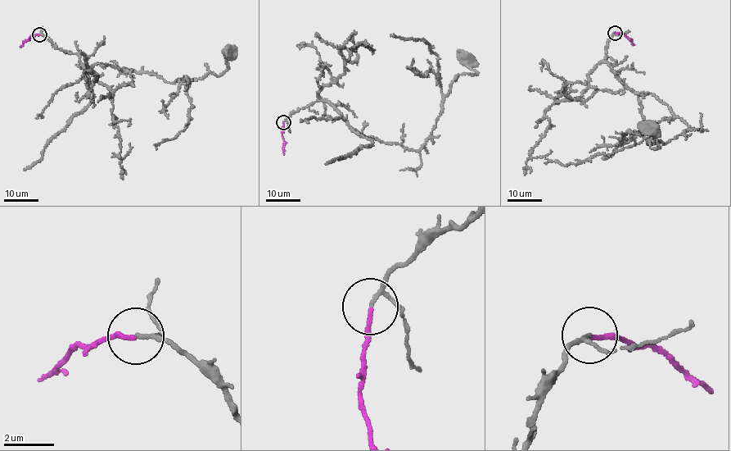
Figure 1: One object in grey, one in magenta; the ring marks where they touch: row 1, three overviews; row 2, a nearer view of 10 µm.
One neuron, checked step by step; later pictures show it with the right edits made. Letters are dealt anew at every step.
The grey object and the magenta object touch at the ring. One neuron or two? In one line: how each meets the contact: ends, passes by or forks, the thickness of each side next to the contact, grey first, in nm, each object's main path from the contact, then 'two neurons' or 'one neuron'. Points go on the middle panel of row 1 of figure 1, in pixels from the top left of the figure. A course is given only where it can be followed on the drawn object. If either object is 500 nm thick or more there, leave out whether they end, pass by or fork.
grey passes by; magenta ends there; 110 nm thick on the grey side, 150 nm on the other; grey runs (283, 122), (300, 109), (324, 101), (364, 135), (420, 149), (458, 74), (476, 72), (469, 67), (467, 60); magenta runs (283, 122), (283, 154); one neuron

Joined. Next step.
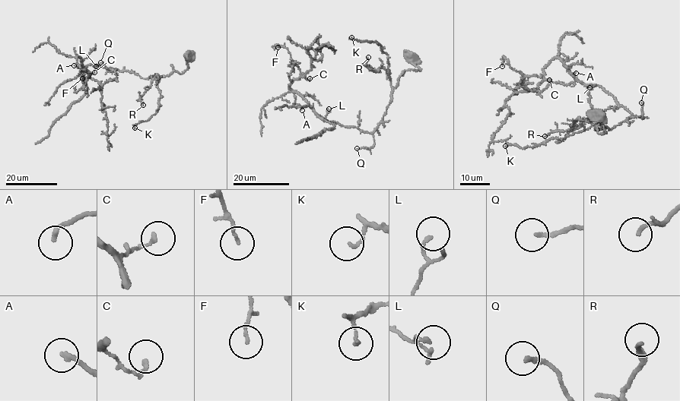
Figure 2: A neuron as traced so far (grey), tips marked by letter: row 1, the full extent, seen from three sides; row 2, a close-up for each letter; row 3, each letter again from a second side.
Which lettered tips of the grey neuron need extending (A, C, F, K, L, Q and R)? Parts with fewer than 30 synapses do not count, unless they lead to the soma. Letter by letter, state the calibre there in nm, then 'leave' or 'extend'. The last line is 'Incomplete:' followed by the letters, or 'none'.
A: calibre 200 nm; extend
C: calibre 160 nm; leave
F: calibre 110 nm; leave
K: calibre 120 nm; leave
L: calibre 150 nm; leave
Q: calibre 160 nm; leave
R: calibre 120 nm; extend
Incomplete: A, R

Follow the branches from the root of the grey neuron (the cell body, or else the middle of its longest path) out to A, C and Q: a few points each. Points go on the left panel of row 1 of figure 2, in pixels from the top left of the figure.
A: (190, 55), (182, 73), (147, 78), (99, 65), (89, 64), (83, 70), (74, 65)
C: (190, 55), (182, 73), (147, 78), (94, 64), (83, 70), (77, 57), (80, 67), (94, 72)
Q: (190, 55), (186, 60), (188, 68), (182, 73), (176, 71), (147, 78), (128, 71), (110, 71), (100, 62)

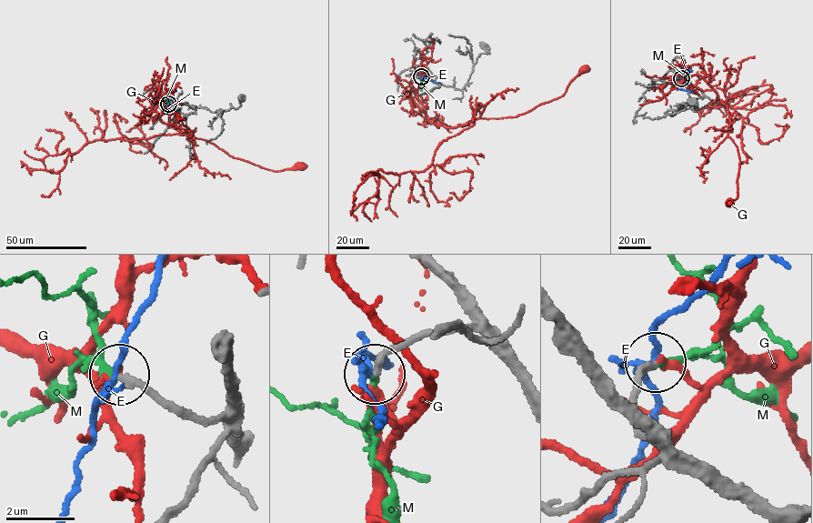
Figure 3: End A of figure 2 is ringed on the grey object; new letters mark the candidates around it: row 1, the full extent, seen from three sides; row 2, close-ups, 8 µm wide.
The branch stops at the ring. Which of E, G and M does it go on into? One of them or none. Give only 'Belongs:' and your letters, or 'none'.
Belongs: M

